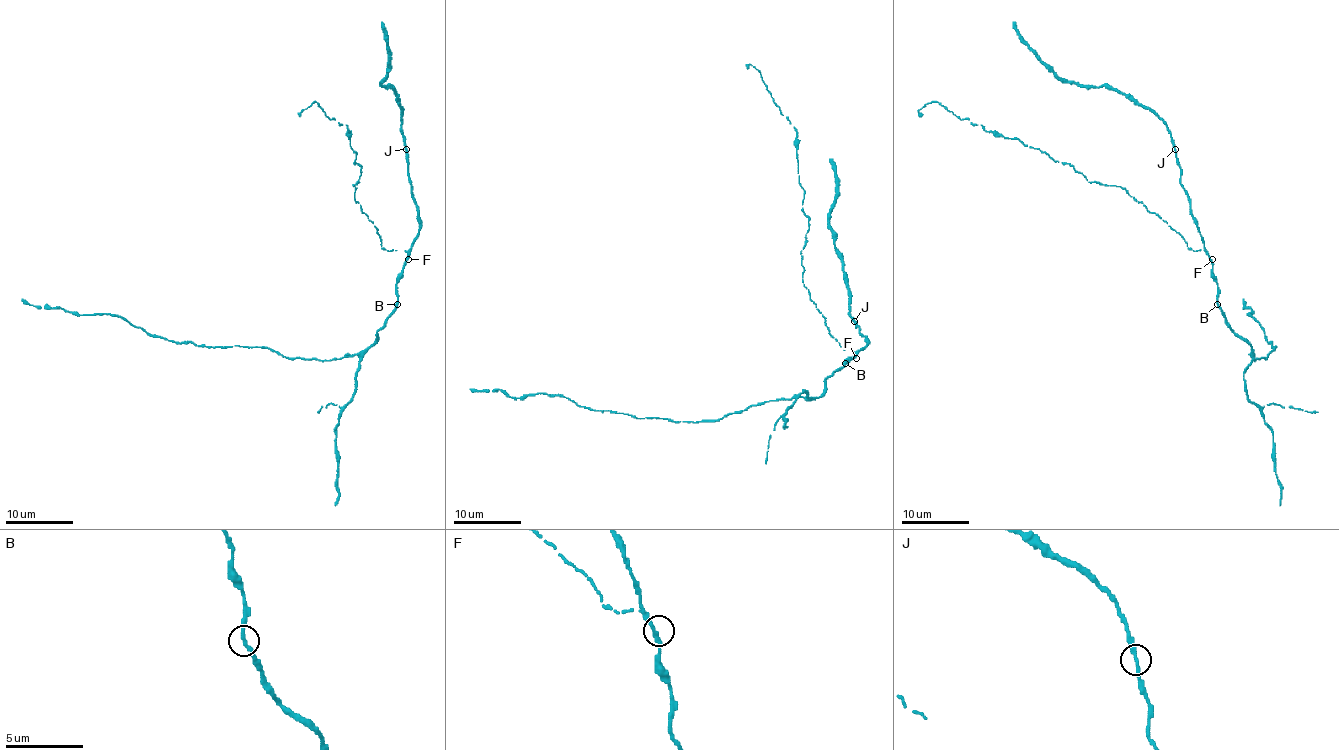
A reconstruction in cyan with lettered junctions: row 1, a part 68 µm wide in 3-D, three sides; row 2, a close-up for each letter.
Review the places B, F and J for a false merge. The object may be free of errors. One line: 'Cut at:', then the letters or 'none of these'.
Cut at: none of these

